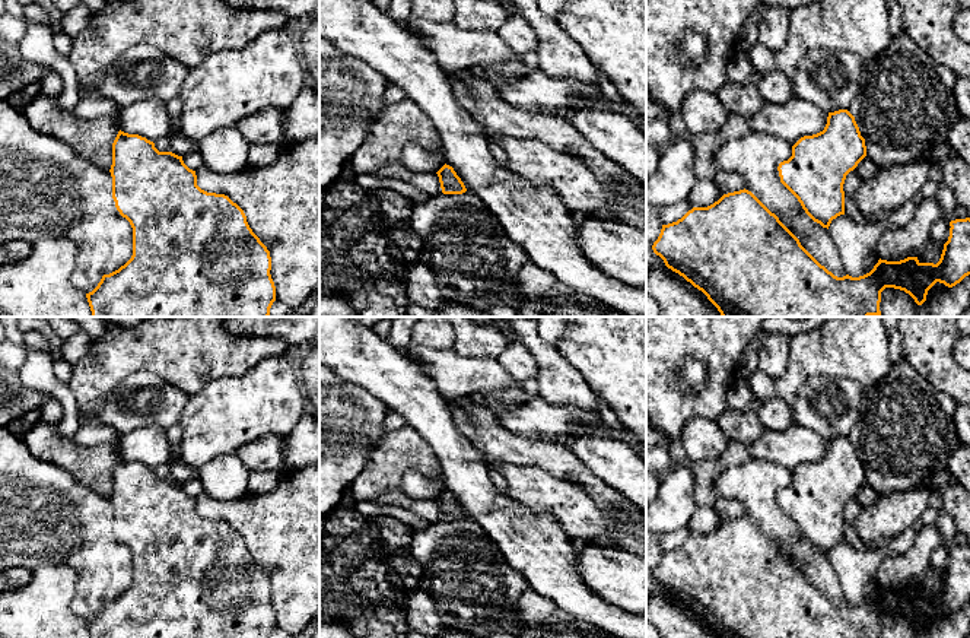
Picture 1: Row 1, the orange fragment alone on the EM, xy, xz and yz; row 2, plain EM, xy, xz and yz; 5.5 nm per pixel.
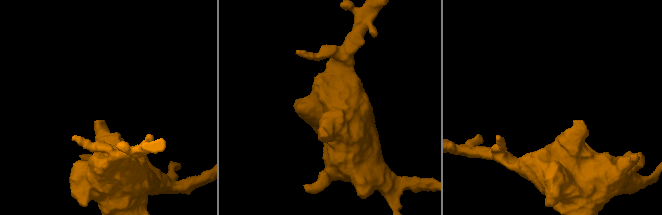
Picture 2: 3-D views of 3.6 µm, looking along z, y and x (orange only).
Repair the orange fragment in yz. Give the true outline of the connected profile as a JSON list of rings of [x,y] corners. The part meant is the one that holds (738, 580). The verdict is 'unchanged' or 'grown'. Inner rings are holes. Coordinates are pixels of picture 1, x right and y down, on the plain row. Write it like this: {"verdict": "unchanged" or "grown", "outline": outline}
{"verdict": "unchanged", "outline": [[[751,518],[723,521],[707,534],[693,534],[677,549],[662,552],[652,577],[665,593],[702,618],[718,638],[880,638],[881,619],[894,615],[909,620],[917,632],[926,628],[928,618],[936,610],[948,615],[970,602],[970,545],[950,549],[950,564],[936,591],[920,590],[917,584],[900,588],[878,587],[874,596],[859,604],[834,603],[821,593],[799,566]]]}

